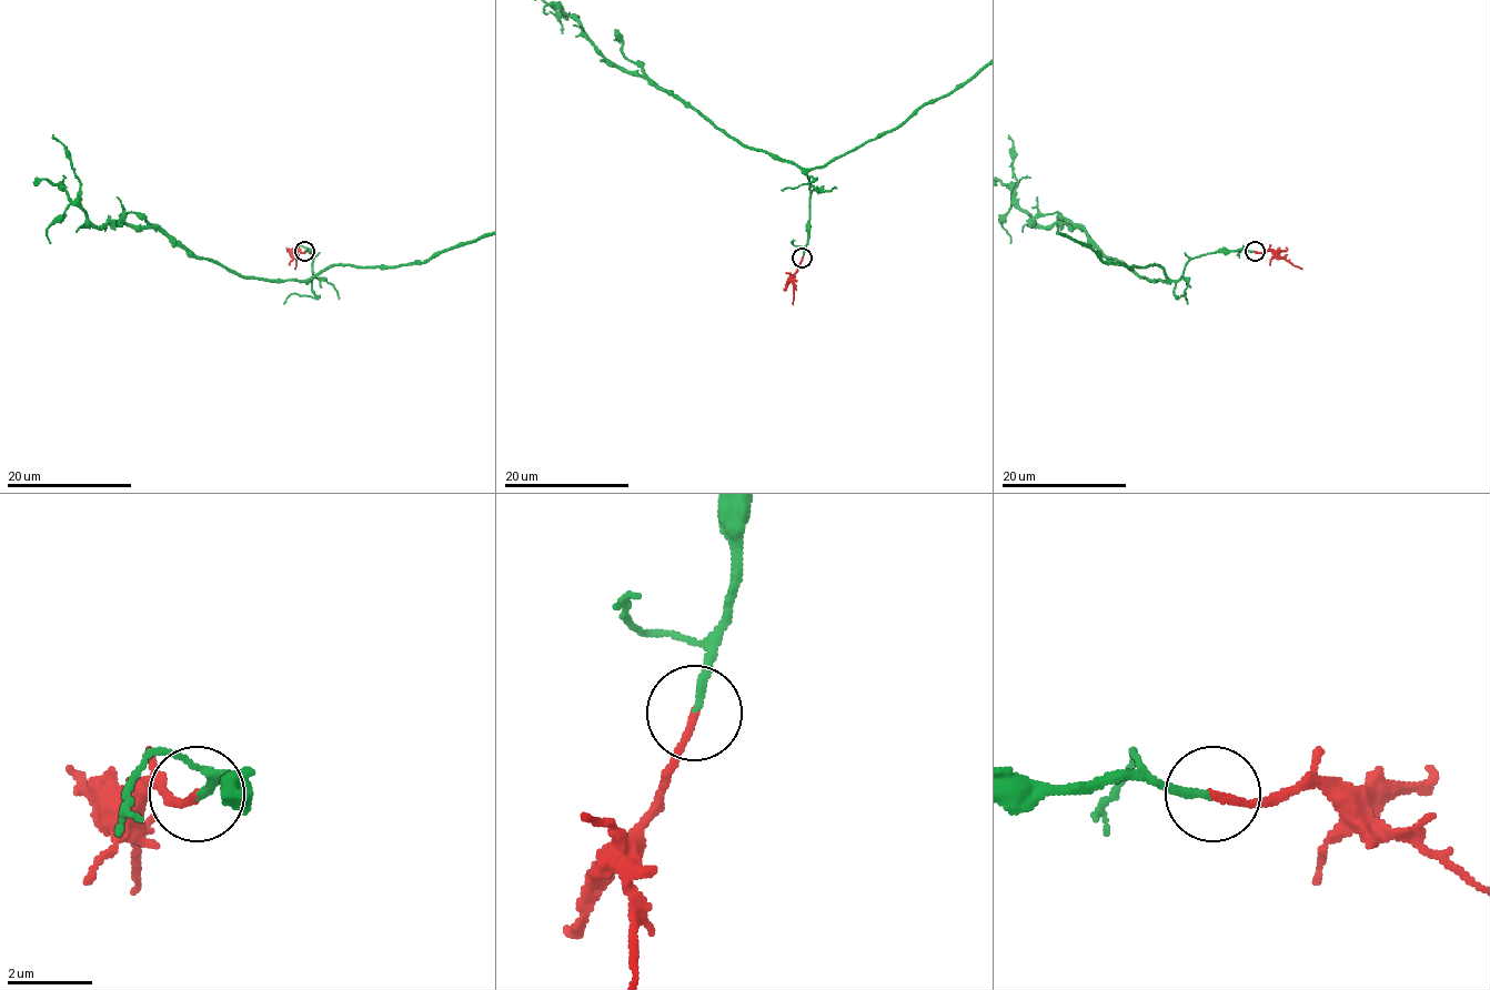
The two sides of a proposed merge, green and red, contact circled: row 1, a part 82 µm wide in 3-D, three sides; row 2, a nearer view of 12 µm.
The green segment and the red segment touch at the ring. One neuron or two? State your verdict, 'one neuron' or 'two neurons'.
one neuron

